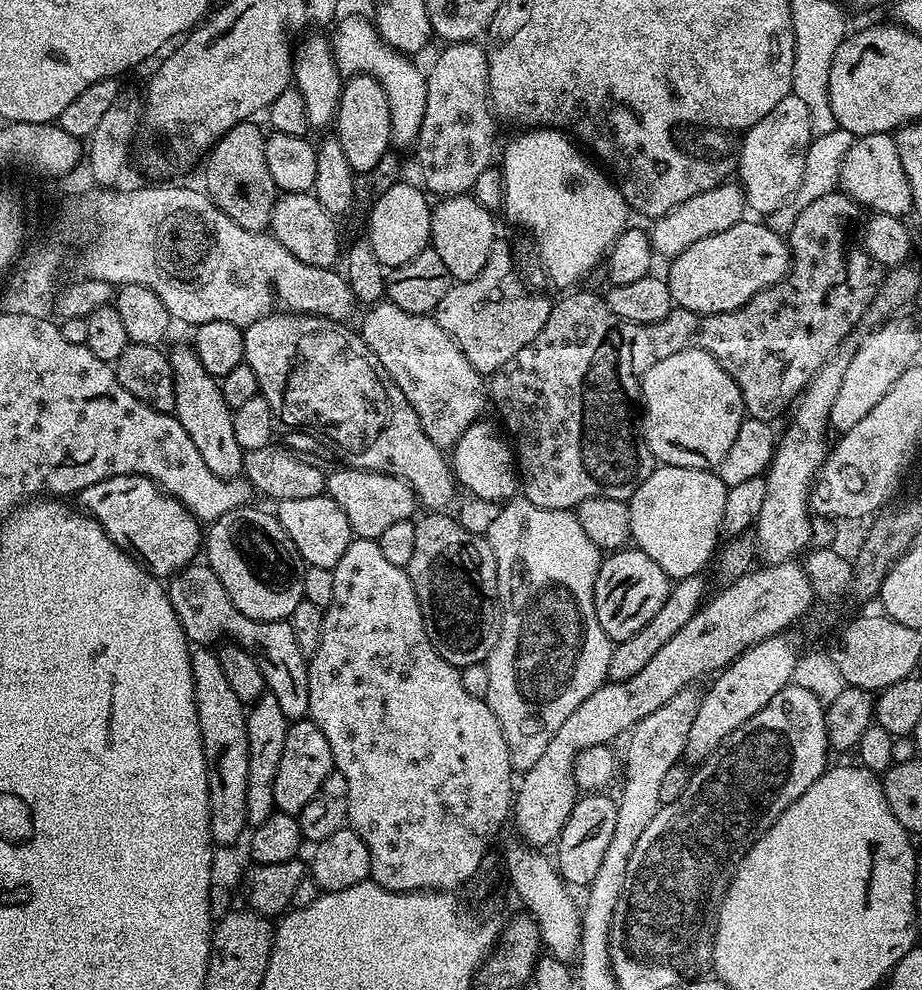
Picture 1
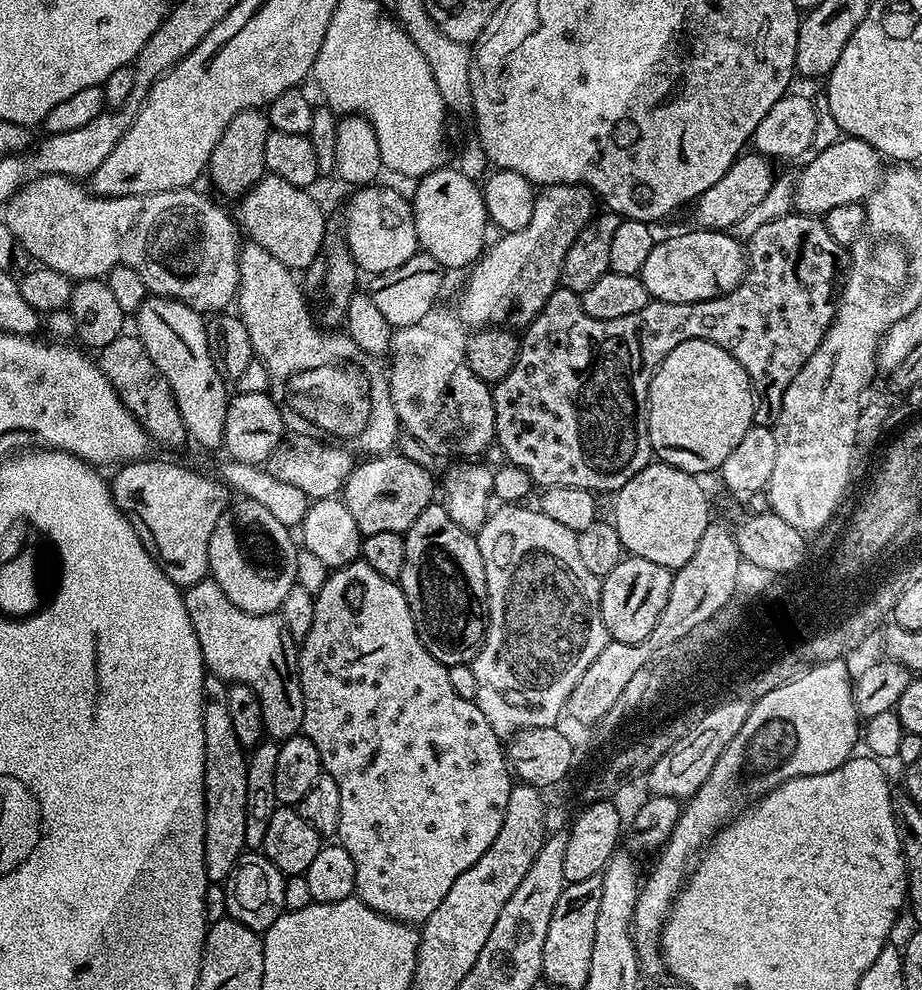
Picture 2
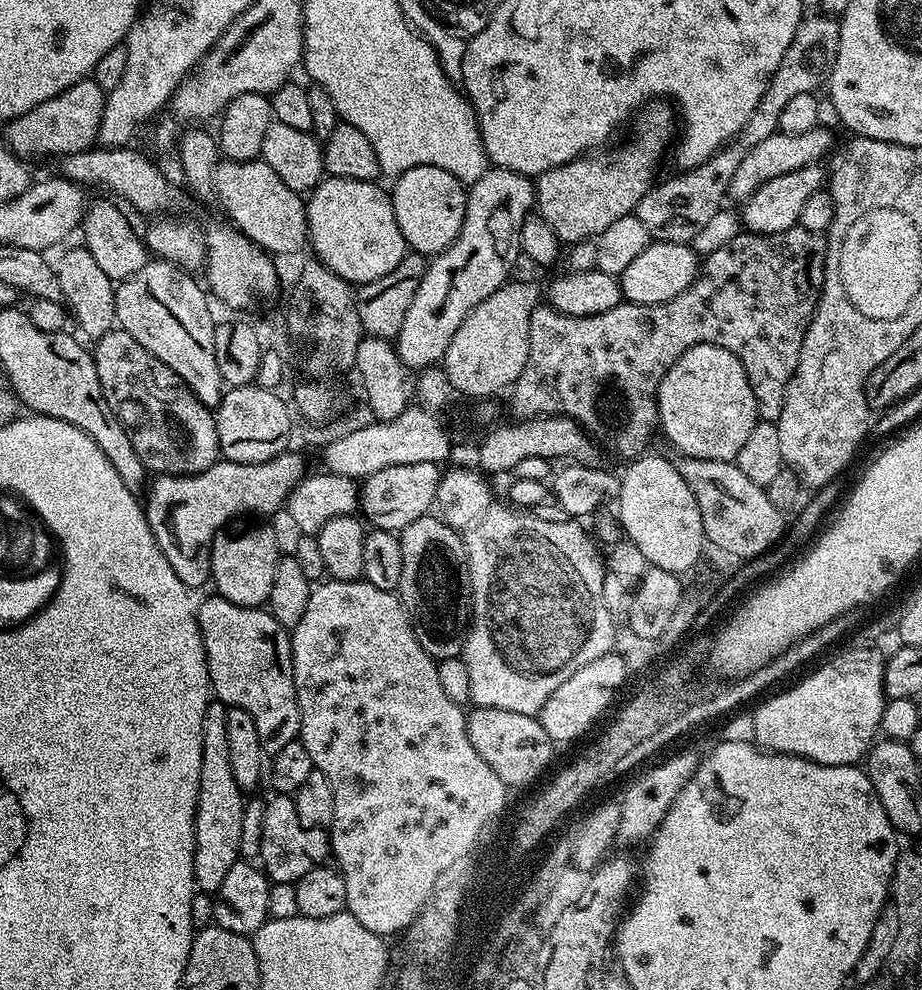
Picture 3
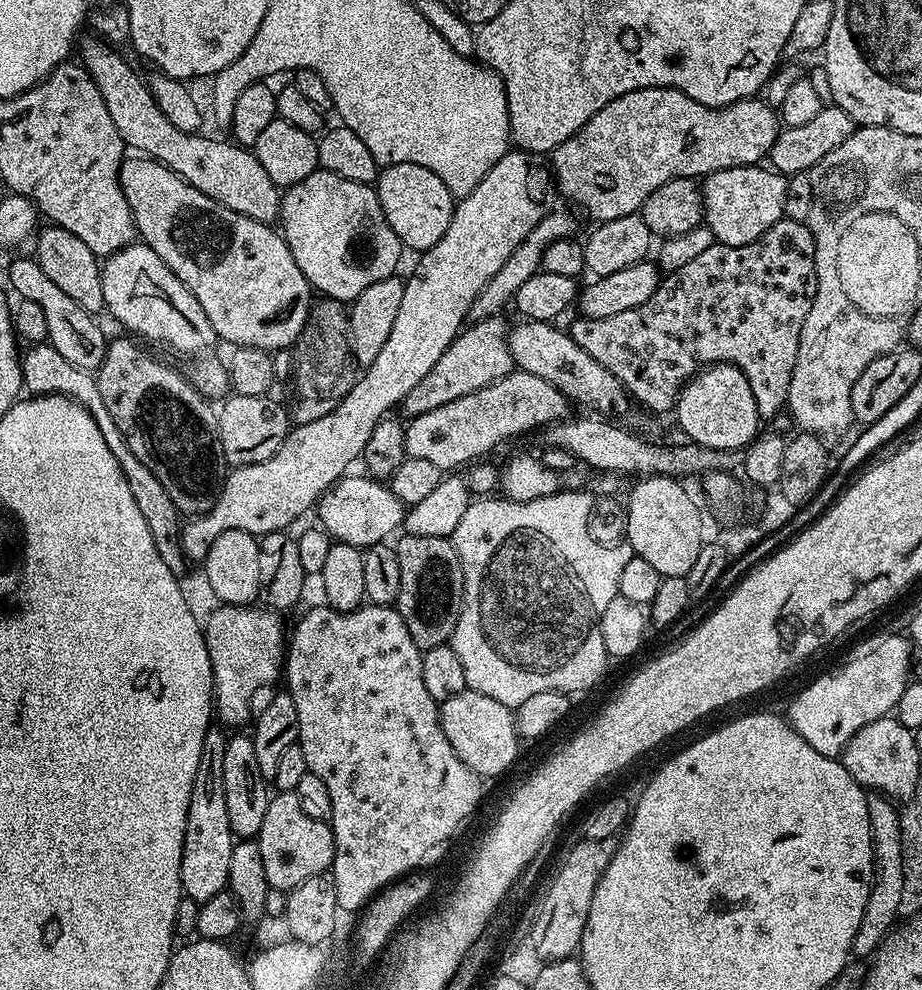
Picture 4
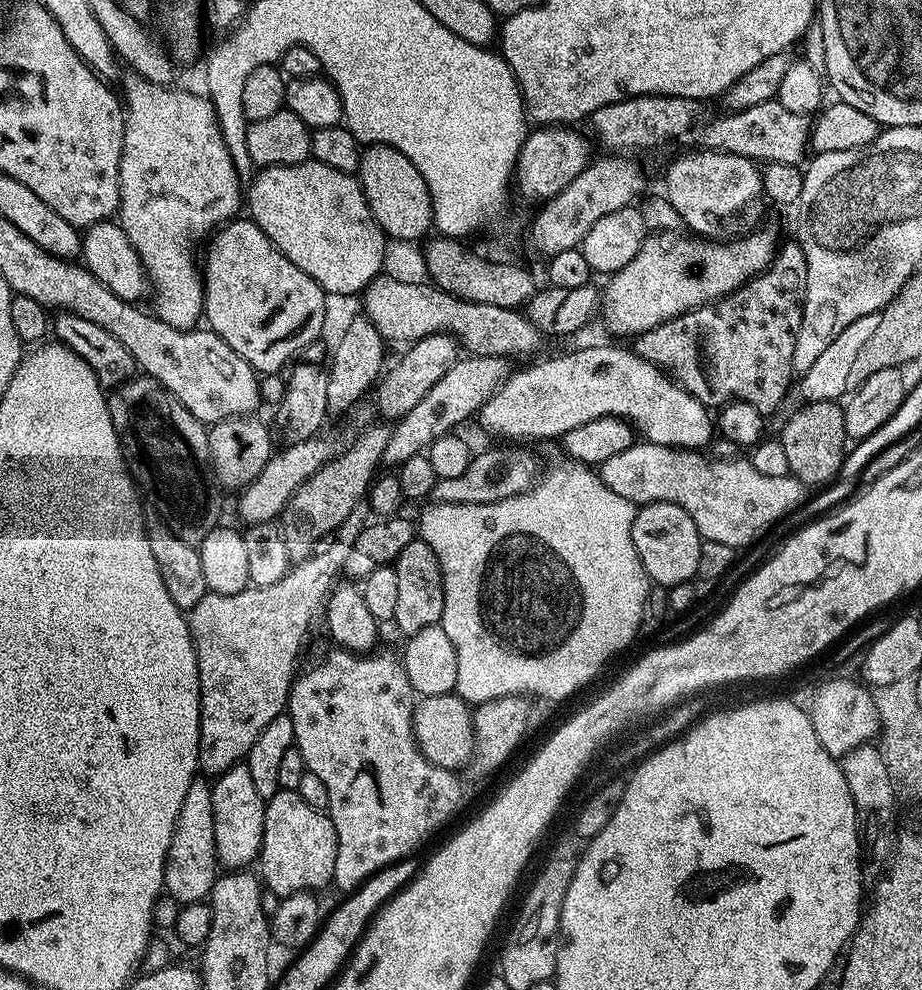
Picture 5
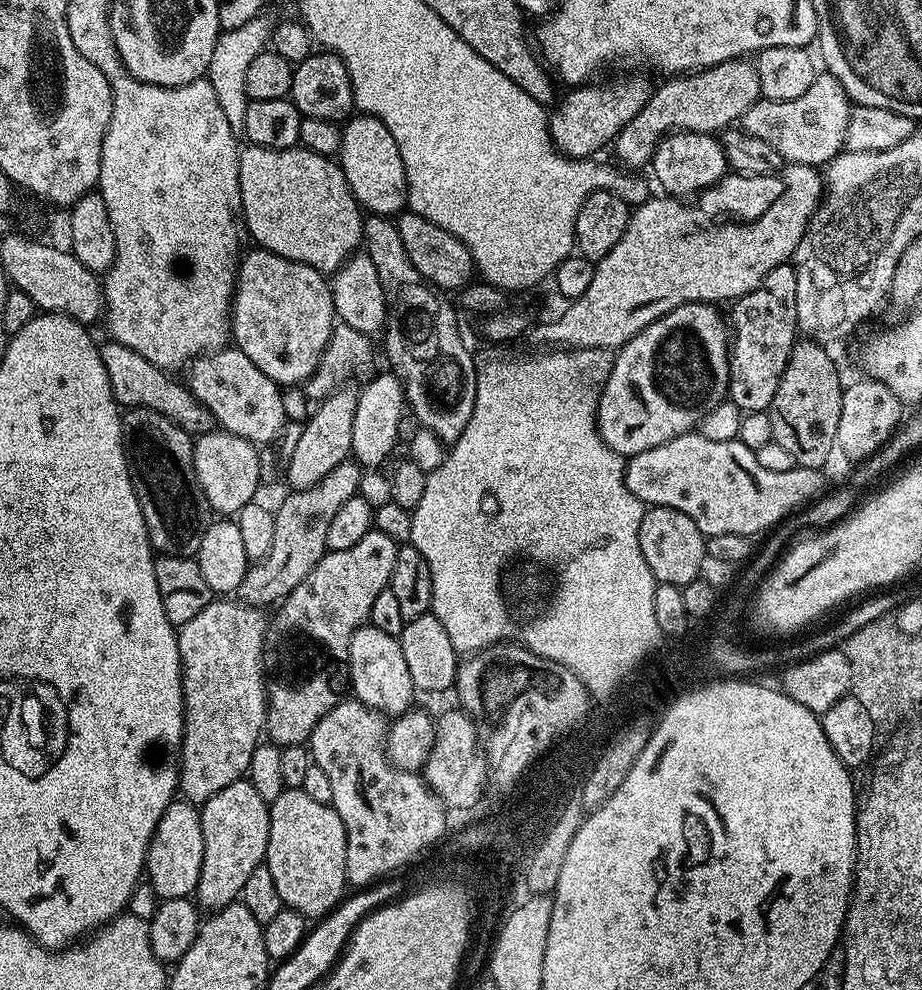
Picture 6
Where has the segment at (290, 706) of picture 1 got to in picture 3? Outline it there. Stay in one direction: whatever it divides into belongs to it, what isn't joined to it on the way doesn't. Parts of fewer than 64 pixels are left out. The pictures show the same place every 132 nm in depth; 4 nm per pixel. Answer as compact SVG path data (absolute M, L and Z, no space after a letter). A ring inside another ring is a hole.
M211 594L199 601L196 608L196 621L200 627L202 646L206 654L208 683L213 689L220 688L219 699L228 708L241 708L254 718L258 729L258 742L265 757L272 757L283 750L289 742L294 742L300 734L300 711L294 686L294 666L292 665L292 637L289 629L277 622L272 613L263 607L247 608L230 602L225 596Z

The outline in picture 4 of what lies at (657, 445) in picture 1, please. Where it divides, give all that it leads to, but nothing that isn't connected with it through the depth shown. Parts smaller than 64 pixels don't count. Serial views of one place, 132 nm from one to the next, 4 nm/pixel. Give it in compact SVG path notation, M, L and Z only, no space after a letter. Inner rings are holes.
M713 364L696 373L691 380L680 389L674 405L676 424L685 432L687 439L693 444L710 446L714 450L735 452L743 450L756 439L761 431L762 421L758 414L758 406L754 402L754 390L750 390L750 382L746 382L746 374L732 364Z

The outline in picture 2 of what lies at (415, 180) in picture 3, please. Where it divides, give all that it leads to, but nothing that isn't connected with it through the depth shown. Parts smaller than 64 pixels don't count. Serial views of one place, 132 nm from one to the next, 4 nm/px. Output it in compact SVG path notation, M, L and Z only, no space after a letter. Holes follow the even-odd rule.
M438 167L415 181L416 193L411 193L410 203L416 242L419 251L436 259L443 269L468 270L480 259L486 247L484 235L490 229L488 208L484 205L481 185L466 178L458 167L448 167Z

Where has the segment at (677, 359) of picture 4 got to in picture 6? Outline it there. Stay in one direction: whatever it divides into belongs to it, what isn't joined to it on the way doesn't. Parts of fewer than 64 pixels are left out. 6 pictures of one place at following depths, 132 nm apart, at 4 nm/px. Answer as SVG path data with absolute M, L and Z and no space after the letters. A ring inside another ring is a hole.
M791 263L778 266L762 278L762 282L750 294L739 297L735 301L732 316L730 315L730 328L734 335L730 340L730 382L728 383L728 396L733 404L739 406L741 413L768 412L774 396L778 391L778 384L782 381L783 371L791 358L791 350L798 341L798 278L795 267Z

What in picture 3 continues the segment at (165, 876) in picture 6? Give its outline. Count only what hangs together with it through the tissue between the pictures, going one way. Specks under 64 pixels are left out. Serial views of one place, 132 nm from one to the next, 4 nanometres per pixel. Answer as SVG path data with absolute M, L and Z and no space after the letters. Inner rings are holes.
M209 703L204 715L202 734L202 774L196 803L196 849L194 850L194 878L201 892L219 893L230 866L241 859L242 814L246 803L234 774L230 771L230 746L226 742L226 708L223 703Z

